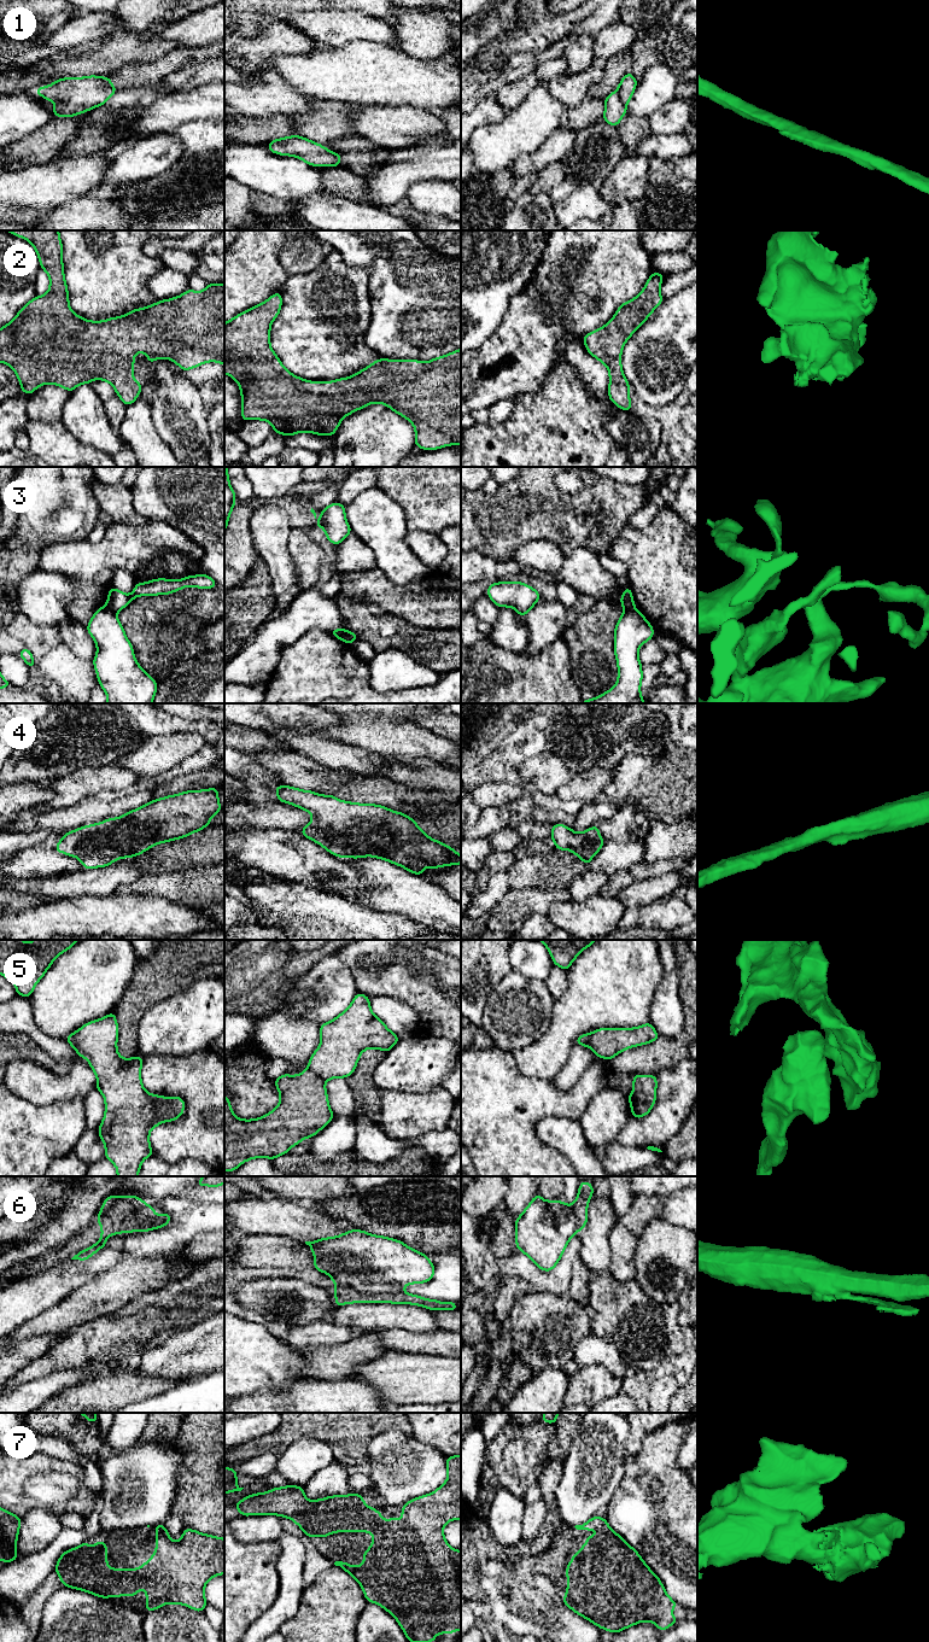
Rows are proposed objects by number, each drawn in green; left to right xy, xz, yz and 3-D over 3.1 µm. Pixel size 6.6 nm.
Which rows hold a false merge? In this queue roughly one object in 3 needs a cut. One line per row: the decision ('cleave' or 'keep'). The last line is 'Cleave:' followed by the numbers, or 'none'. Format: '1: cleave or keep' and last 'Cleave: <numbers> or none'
1: keep
2: keep
3: cleave
4: keep
5: cleave
6: cleave
7: keep
Cleave: 3, 5, 6

